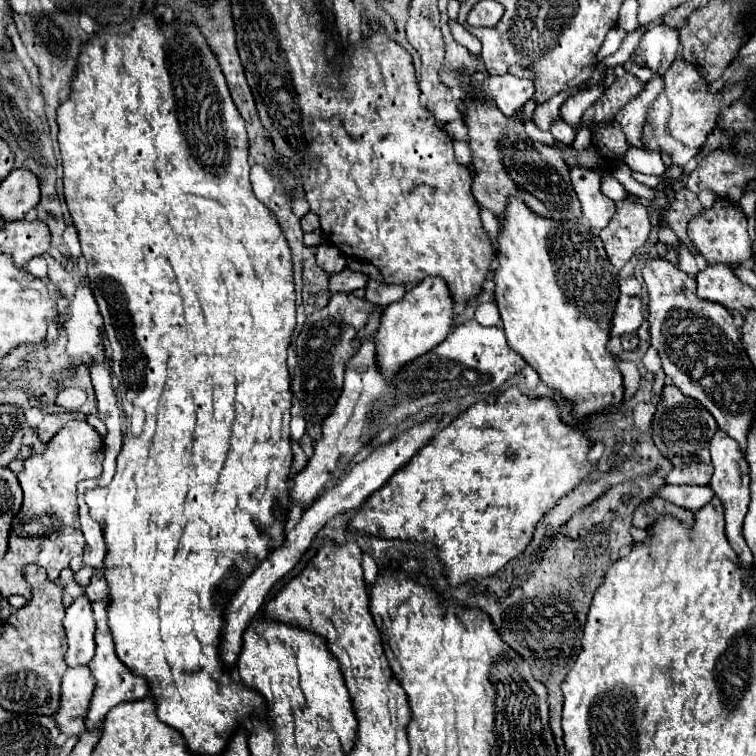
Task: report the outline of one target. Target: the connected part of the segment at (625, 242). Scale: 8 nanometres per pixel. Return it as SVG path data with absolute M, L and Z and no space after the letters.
M629 199L617 201L615 217L599 235L609 261L621 269L643 247L649 237L649 229L649 215L641 203L633 203Z

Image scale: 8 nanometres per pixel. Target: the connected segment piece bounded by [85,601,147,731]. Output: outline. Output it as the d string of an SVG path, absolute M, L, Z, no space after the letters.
M95 601L93 603L93 613L95 613L95 621L97 621L97 631L95 631L95 643L97 643L97 651L95 657L89 663L91 675L95 679L95 691L89 703L89 709L85 713L85 729L87 731L97 731L101 729L101 723L105 719L105 715L119 703L127 703L127 701L141 701L147 697L147 683L143 677L133 675L115 655L115 647L113 647L113 639L105 621L105 605L107 601Z

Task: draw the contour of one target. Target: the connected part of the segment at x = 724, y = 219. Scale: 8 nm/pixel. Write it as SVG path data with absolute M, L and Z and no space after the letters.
M725 199L717 201L709 211L703 211L701 215L693 217L689 221L687 233L689 233L691 243L699 251L699 255L703 255L707 259L707 265L723 263L727 267L737 267L743 261L751 259L751 255L753 255L753 251L751 251L753 243L751 243L751 237L749 237L749 231L747 231L747 217L743 215L741 209L727 205Z

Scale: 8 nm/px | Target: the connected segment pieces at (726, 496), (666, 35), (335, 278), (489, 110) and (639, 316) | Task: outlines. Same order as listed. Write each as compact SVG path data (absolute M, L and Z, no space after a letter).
M717 431L713 441L711 441L711 463L715 467L713 479L711 479L711 487L715 491L715 495L721 499L723 509L725 509L725 533L727 533L727 541L733 547L733 551L739 557L739 563L745 565L745 569L751 569L753 565L753 555L743 539L743 517L747 513L747 505L749 505L749 465L747 461L741 457L739 445L725 433Z
M665 25L653 27L641 37L635 55L655 73L655 77L663 77L679 55L677 29L669 29Z
M343 269L339 273L333 273L329 277L329 293L335 295L335 293L351 293L359 287L365 287L367 285L367 277L363 273L357 273L357 271L351 271L351 269Z
M469 101L465 123L469 129L469 149L475 165L473 195L481 207L489 209L501 221L505 217L509 197L519 197L535 215L545 219L579 221L583 217L581 201L571 185L571 167L559 149L529 139L517 117L497 113L493 105L477 105L477 101Z
M621 295L617 301L617 309L613 315L613 337L615 335L627 335L627 333L635 333L641 323L645 321L643 315L643 301L641 297L629 297L629 295Z

